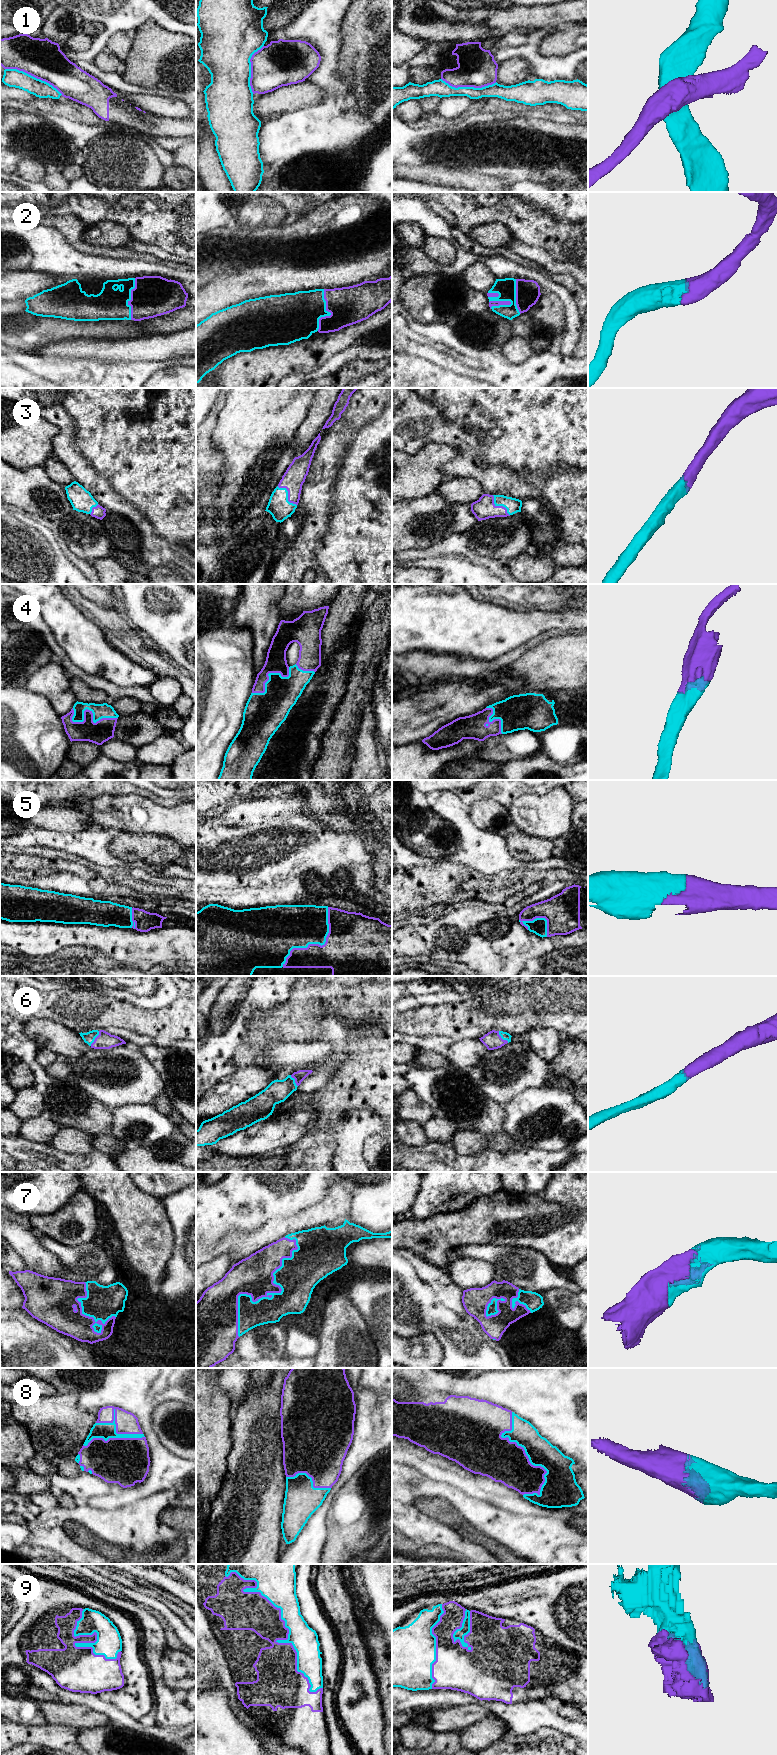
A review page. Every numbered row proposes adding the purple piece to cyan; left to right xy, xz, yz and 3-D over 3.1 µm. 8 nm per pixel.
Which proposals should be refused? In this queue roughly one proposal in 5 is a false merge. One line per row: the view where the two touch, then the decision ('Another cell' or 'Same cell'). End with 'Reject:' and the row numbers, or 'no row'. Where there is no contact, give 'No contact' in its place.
1: Touches cyan in xy. Another cell
2: Touches cyan in xz. Same cell
3: Touches cyan in xz. Same cell
4: Touches cyan in xy. Same cell
5: Touches cyan in xz. Same cell
6: Touches cyan in xy. Same cell
7: Touches cyan in xz. Same cell
8: Touches cyan in yz. Same cell
9: Touches cyan in xz. Same cell
Reject: 1

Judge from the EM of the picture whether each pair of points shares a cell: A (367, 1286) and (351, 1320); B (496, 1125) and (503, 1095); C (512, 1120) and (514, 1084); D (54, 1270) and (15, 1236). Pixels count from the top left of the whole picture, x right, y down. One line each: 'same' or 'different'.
A: different
B: different
C: different
D: same

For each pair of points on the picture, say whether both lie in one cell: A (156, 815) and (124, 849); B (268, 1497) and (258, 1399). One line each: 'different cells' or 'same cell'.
A: different cells
B: same cell

